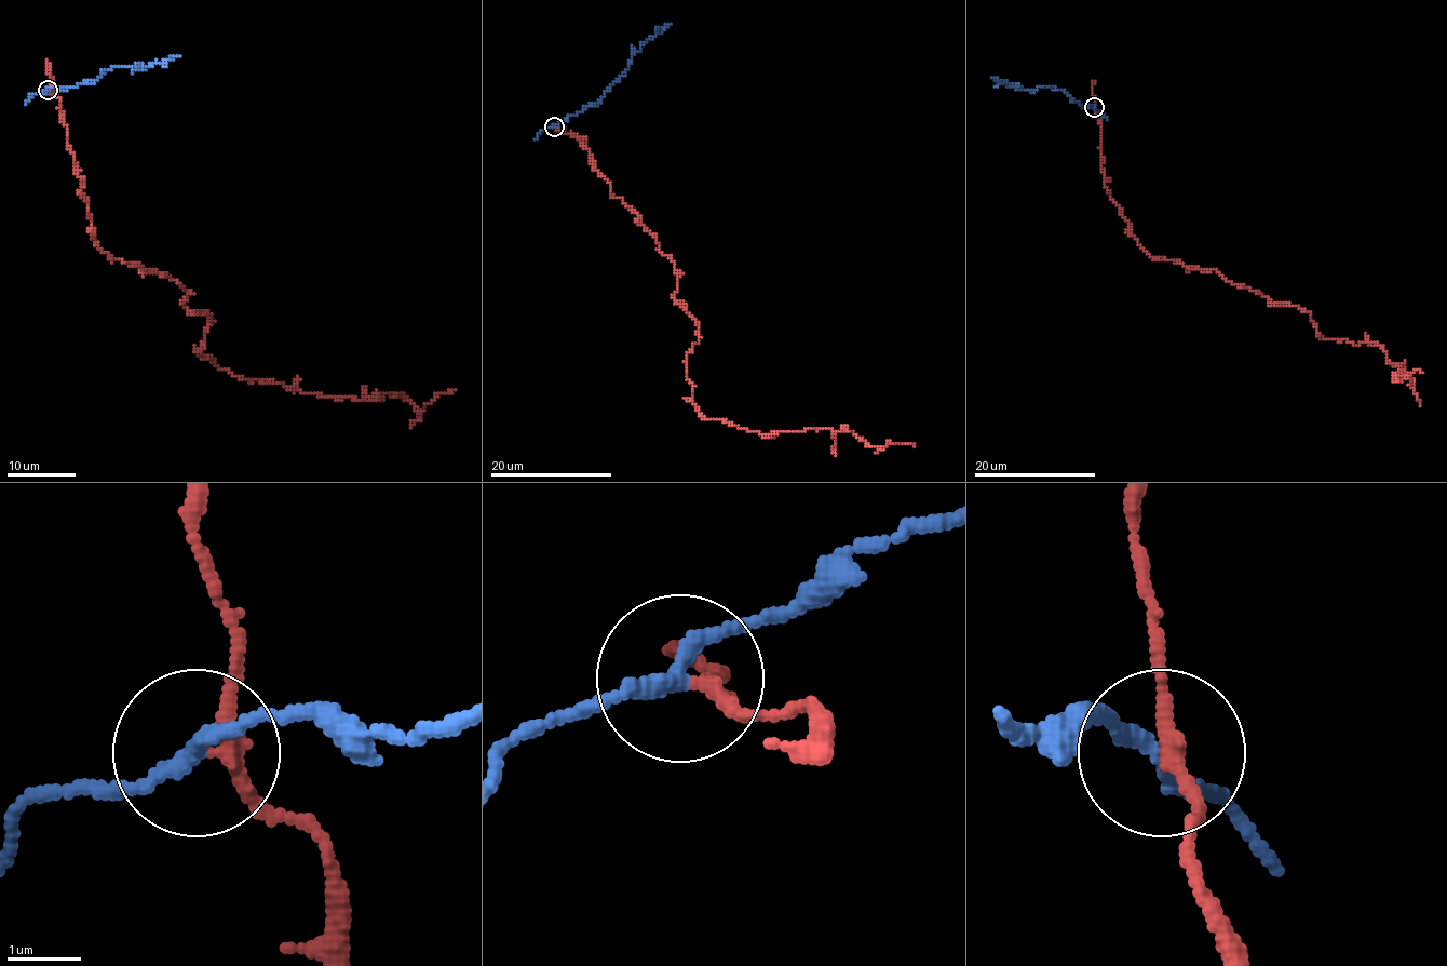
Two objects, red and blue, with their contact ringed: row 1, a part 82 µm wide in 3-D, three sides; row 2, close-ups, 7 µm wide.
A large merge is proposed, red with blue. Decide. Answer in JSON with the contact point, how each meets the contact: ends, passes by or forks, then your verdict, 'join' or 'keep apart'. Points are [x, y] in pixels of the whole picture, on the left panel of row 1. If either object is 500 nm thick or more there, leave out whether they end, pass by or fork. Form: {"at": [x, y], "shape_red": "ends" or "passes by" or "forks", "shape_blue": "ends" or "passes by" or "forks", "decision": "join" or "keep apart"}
{"at": [48, 90], "shape_red": "passes by", "shape_blue": "passes by", "decision": "keep apart"}

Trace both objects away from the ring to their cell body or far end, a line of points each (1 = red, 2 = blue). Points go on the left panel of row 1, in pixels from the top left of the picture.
1: (49, 90), (90, 232), (208, 313), (205, 358), (420, 411), (456, 389)
2: (48, 90), (54, 86), (72, 88), (95, 81), (112, 67), (133, 70), (179, 55)

